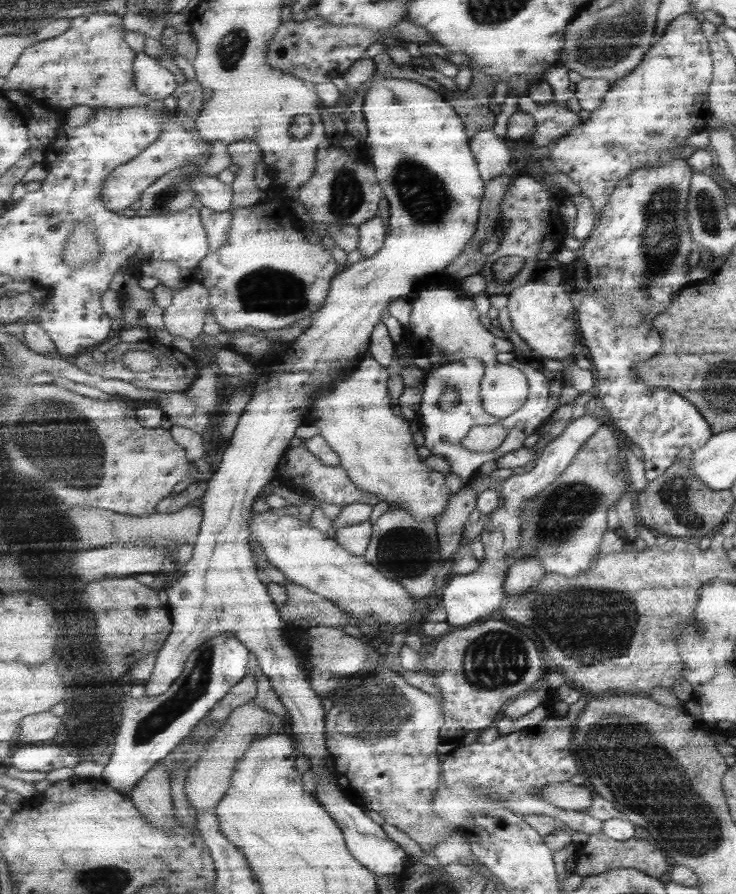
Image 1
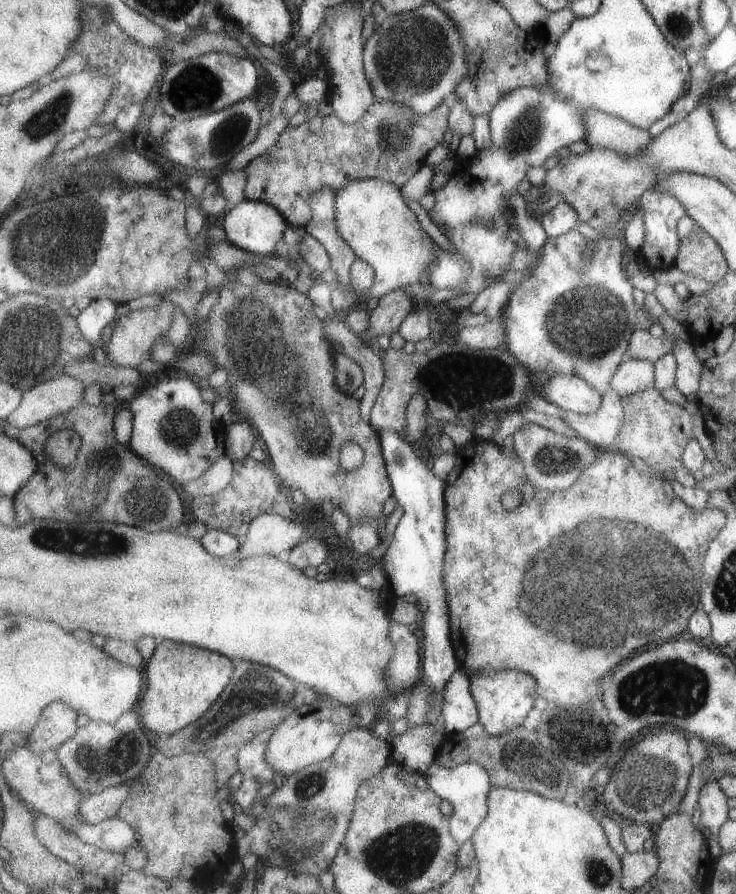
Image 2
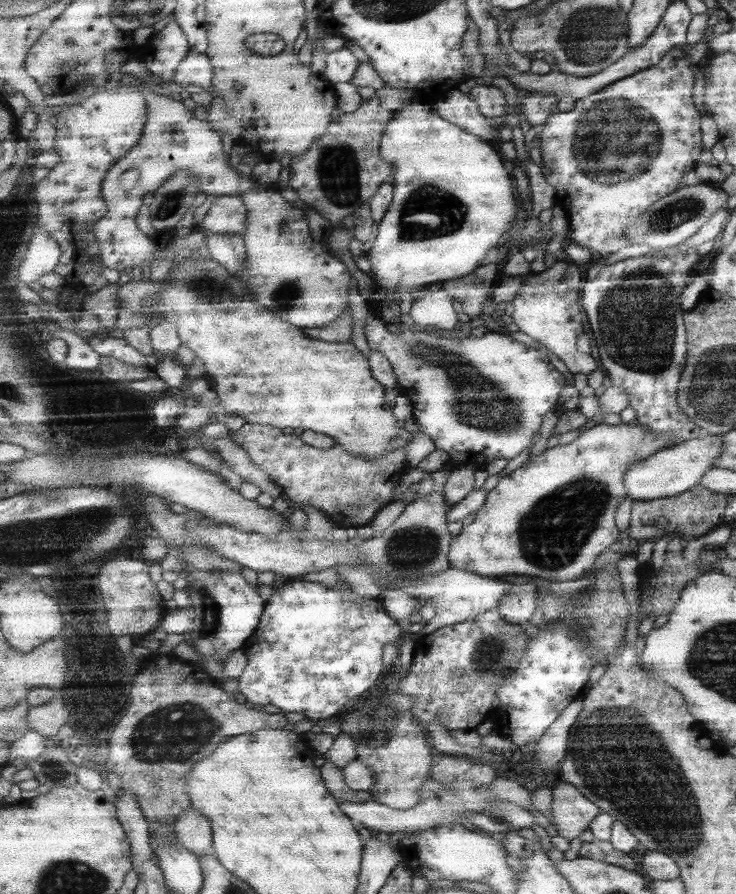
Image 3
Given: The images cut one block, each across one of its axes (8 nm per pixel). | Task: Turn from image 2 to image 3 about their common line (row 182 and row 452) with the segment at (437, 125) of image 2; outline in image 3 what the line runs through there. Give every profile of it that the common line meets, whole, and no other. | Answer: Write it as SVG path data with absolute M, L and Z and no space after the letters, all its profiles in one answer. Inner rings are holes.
M245 424L239 432L233 432L233 438L249 458L267 472L279 486L285 490L285 498L297 508L299 504L311 504L331 516L335 526L341 528L357 528L369 526L381 510L395 502L417 502L417 484L411 486L409 492L403 494L401 500L395 500L395 488L401 486L401 478L407 470L411 470L407 462L407 448L391 452L383 458L357 458L339 448L339 444L331 450L317 450L309 446L301 436L283 434L277 426L263 426L263 424Z

